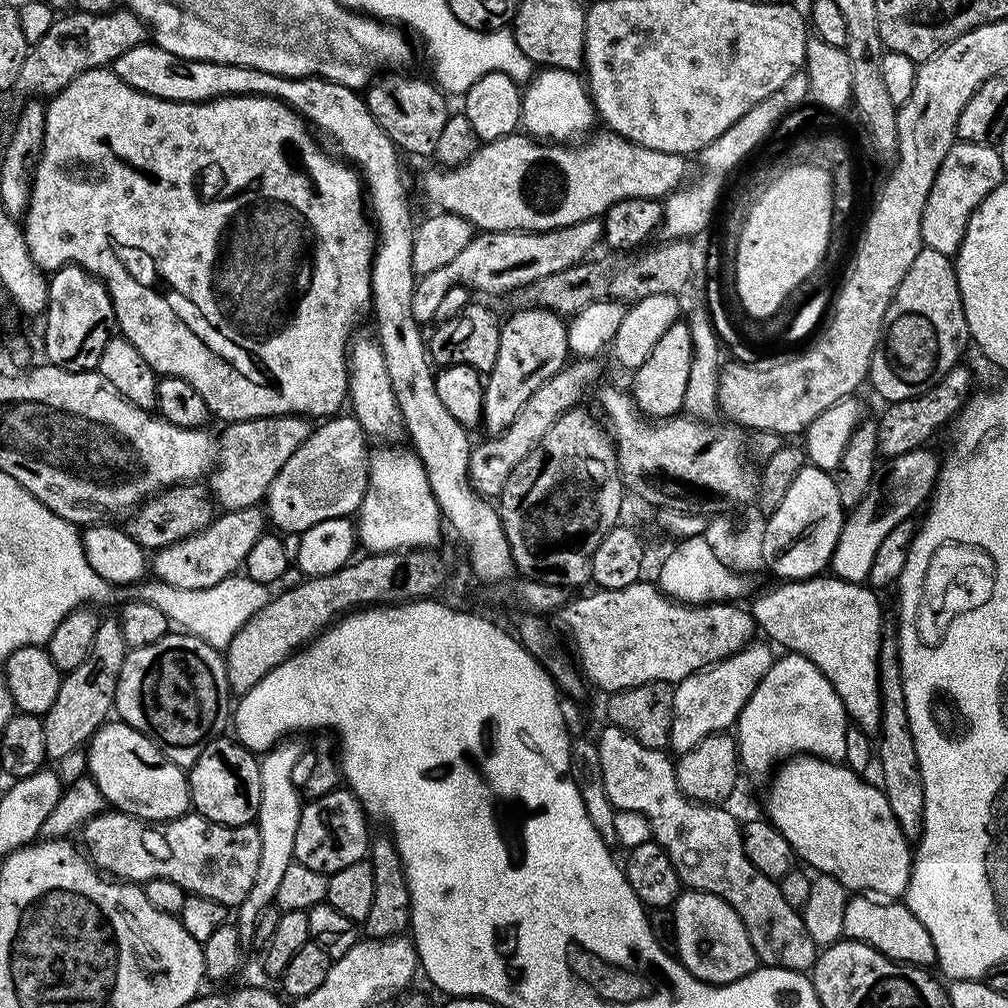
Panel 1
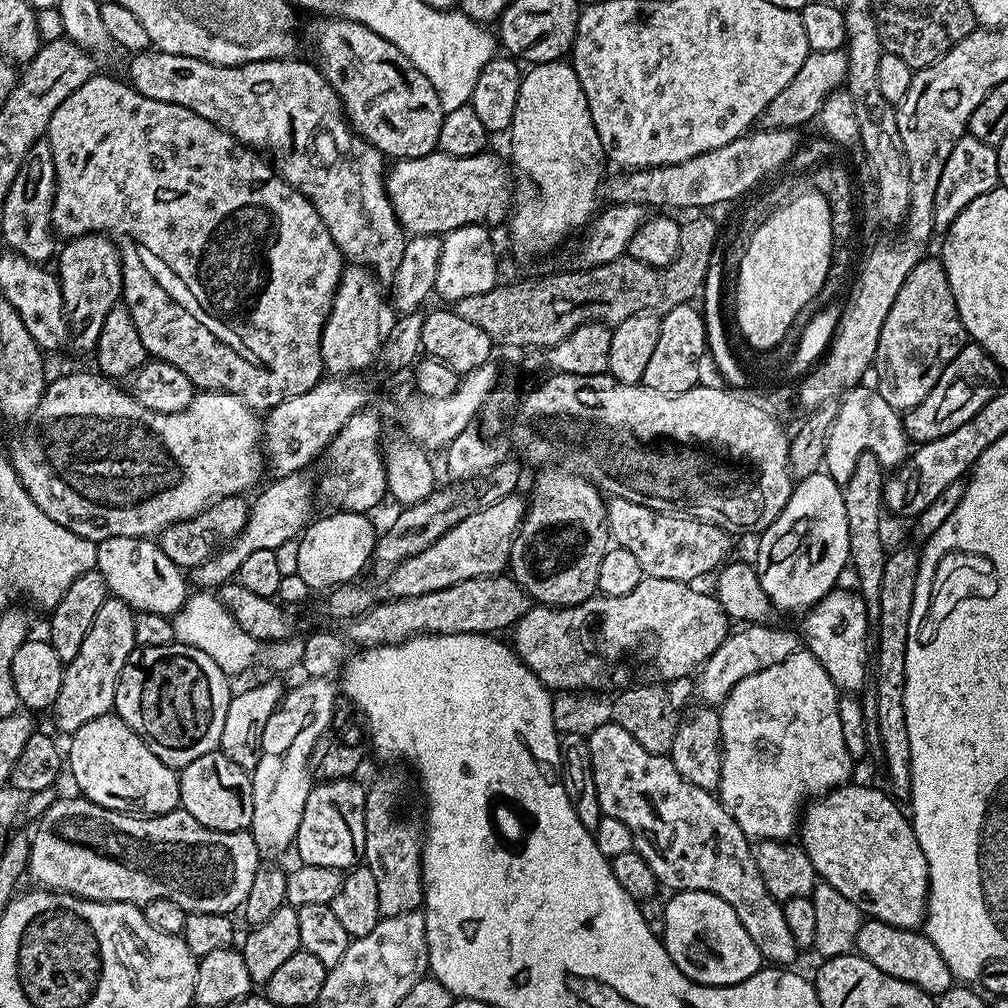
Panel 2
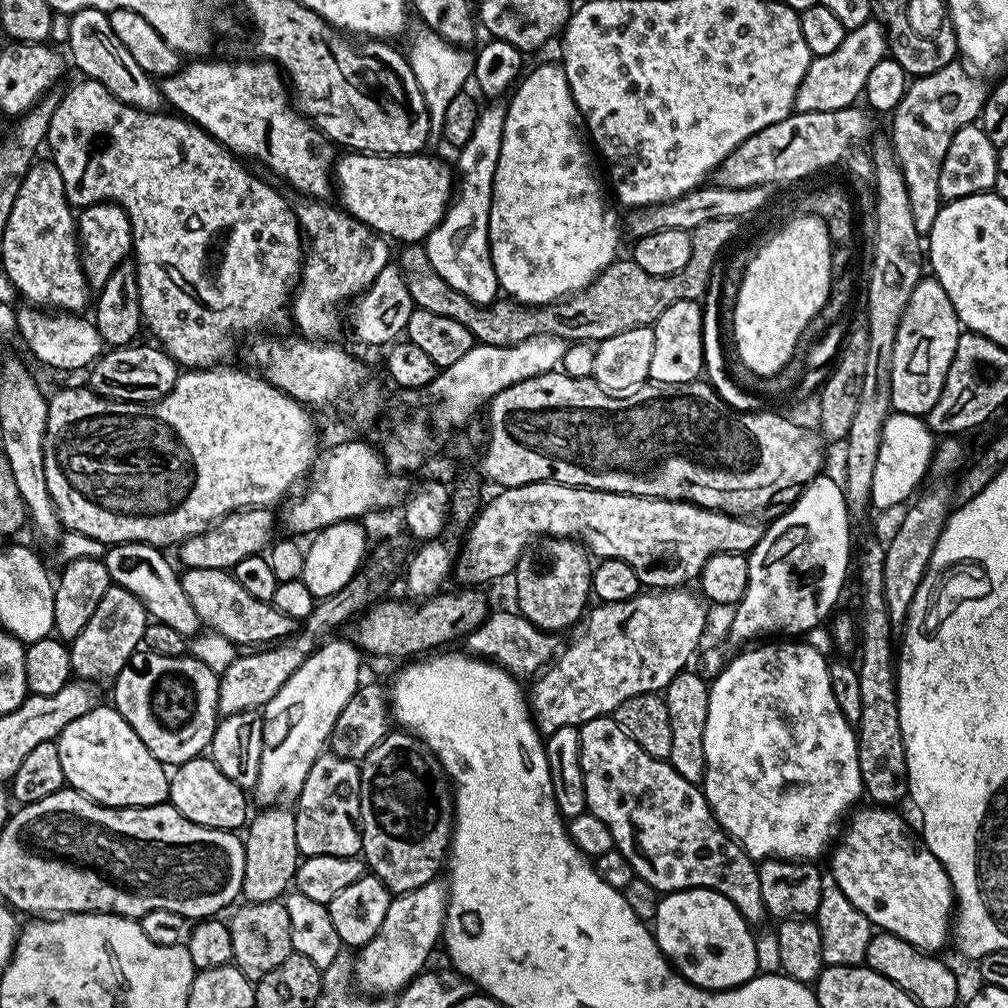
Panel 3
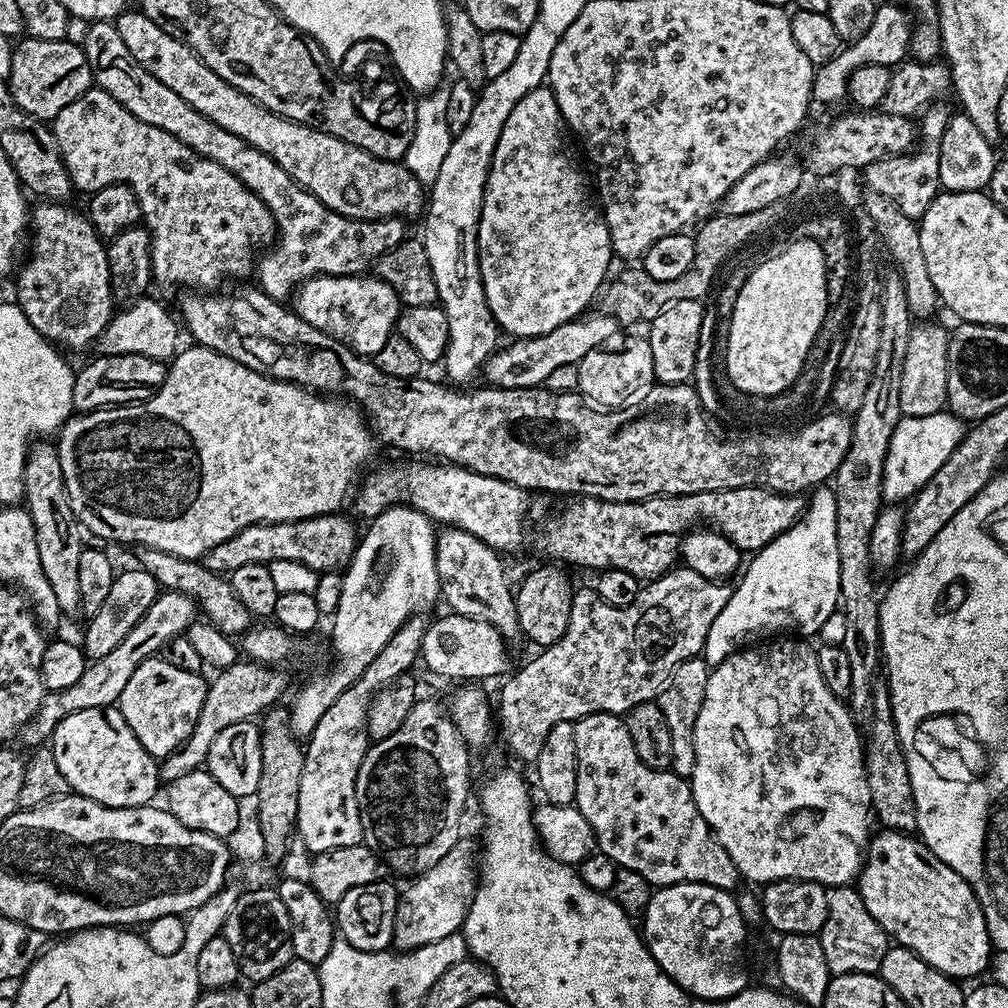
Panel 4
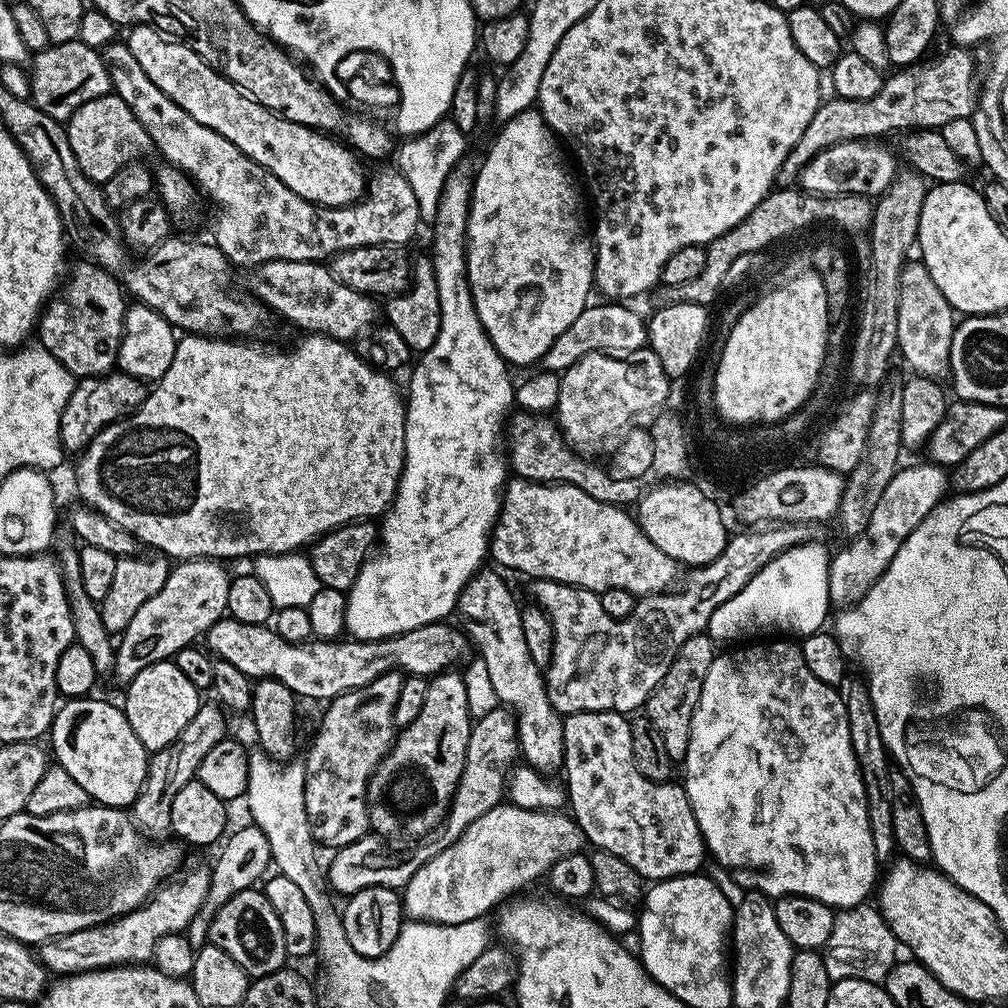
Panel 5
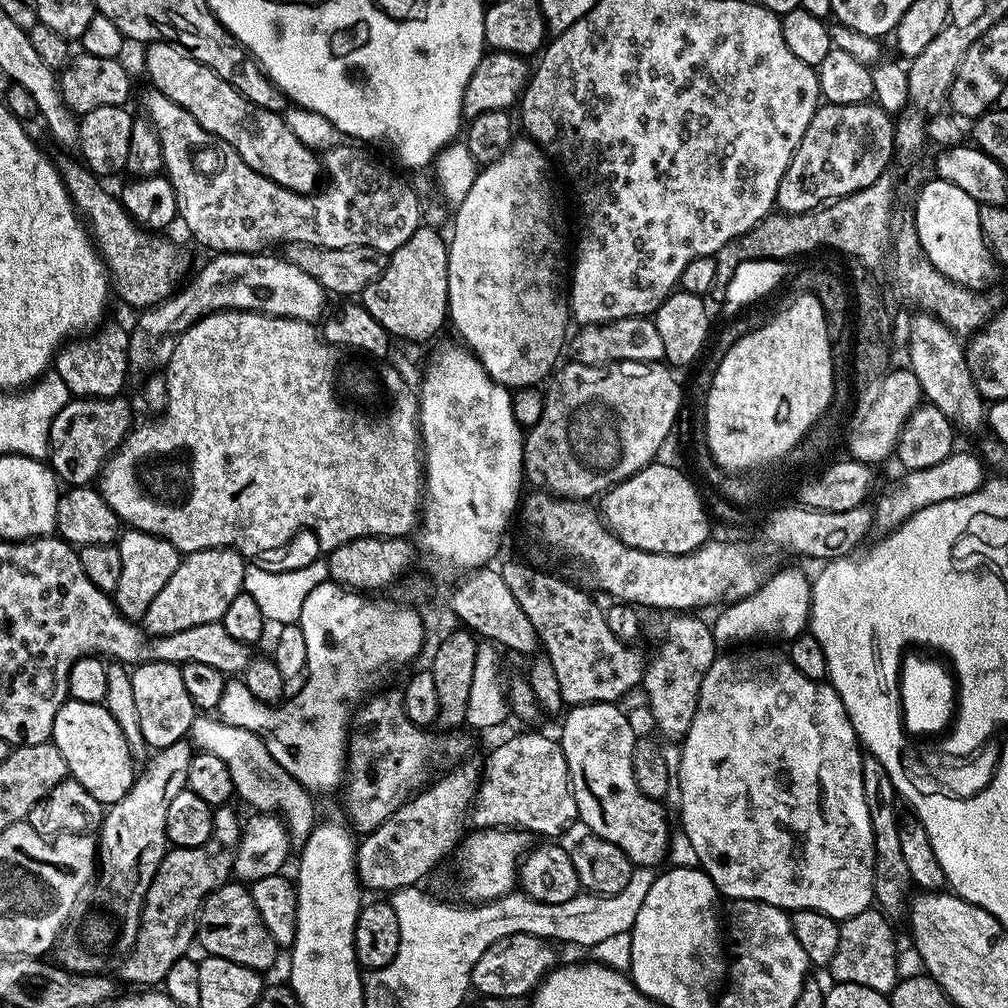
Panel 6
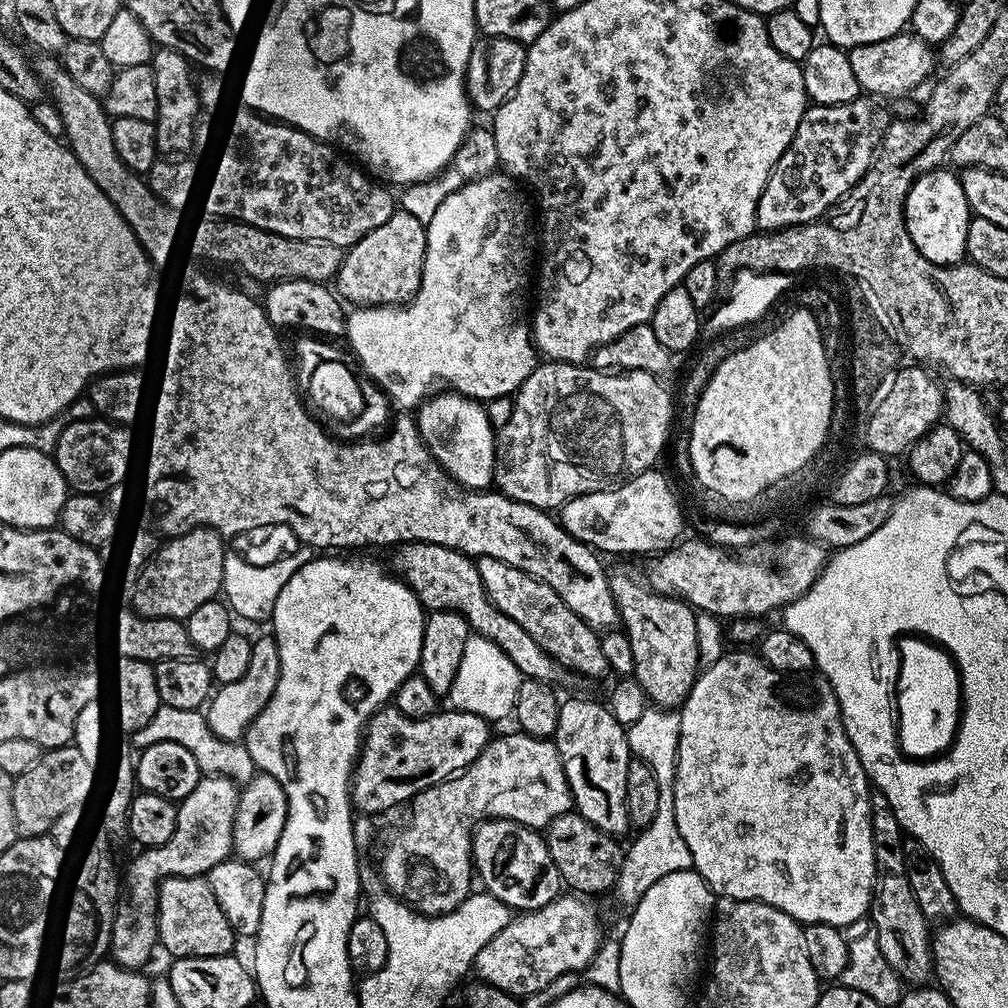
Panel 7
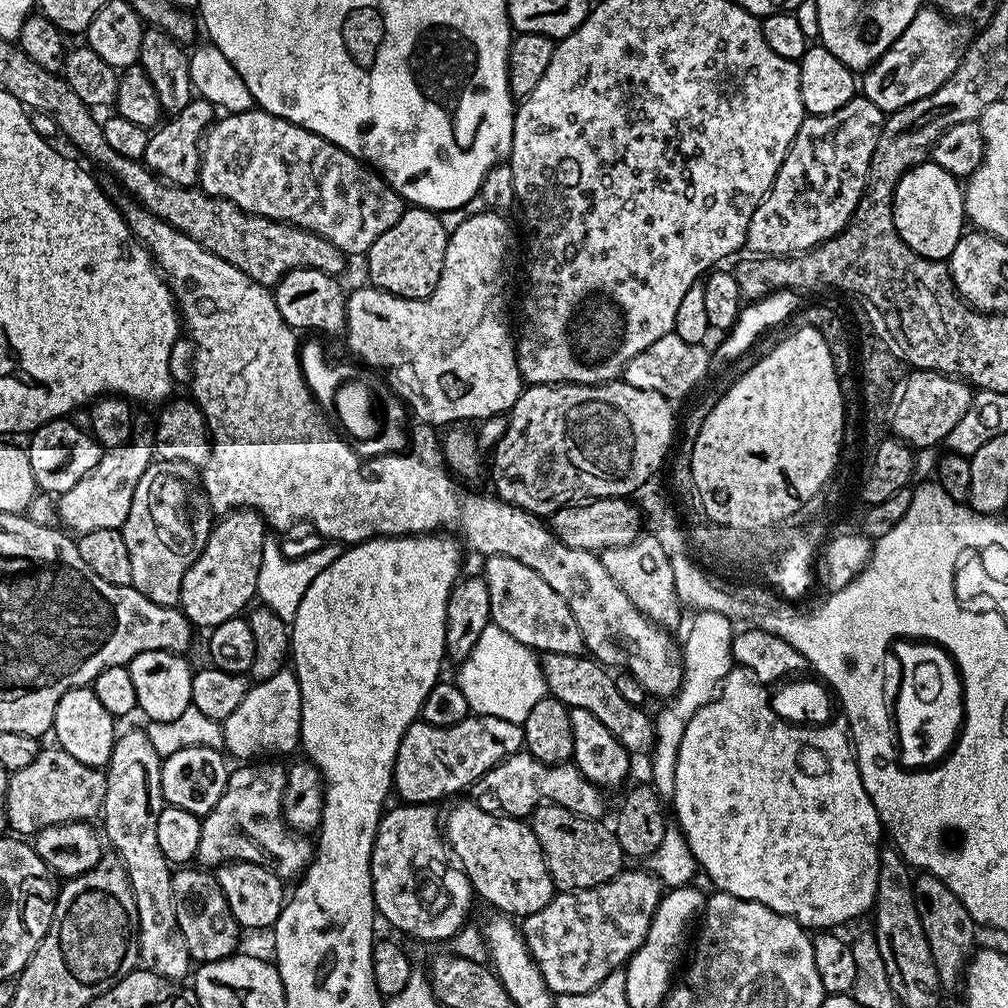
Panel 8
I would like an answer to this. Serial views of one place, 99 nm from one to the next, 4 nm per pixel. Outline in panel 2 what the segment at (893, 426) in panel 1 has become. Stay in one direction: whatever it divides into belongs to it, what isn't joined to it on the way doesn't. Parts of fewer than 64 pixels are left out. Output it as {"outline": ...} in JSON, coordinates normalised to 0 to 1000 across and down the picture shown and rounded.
{"outline":[[[957,340],[956,346],[935,367],[935,375],[927,379],[927,387],[911,399],[911,403],[900,406],[896,410],[898,429],[910,441],[923,438],[927,435],[935,435],[935,431],[942,431],[942,427],[950,427],[954,419],[962,419],[974,403],[982,395],[986,395],[993,384],[994,366],[971,341]]]}

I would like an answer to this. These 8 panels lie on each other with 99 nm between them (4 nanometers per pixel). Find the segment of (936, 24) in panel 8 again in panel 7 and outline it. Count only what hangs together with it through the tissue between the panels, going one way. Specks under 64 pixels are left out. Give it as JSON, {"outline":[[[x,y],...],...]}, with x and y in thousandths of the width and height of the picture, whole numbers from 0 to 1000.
{"outline":[[[908,34],[884,36],[875,42],[851,46],[841,52],[841,57],[843,58],[843,65],[847,65],[847,75],[851,77],[854,88],[858,92],[865,91],[861,93],[869,97],[878,97],[877,95],[885,95],[884,97],[900,96],[902,93],[907,92],[905,90],[924,73],[925,66],[930,66],[931,63],[926,49],[918,40],[914,40]]]}

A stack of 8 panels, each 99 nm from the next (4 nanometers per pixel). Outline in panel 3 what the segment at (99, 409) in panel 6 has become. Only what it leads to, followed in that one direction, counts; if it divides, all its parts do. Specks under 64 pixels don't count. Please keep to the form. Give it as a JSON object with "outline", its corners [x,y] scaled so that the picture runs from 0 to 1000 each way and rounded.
{"outline":[[[132,339],[126,345],[107,345],[86,370],[86,384],[109,397],[127,397],[130,401],[153,401],[170,391],[179,374],[175,357],[154,340]]]}

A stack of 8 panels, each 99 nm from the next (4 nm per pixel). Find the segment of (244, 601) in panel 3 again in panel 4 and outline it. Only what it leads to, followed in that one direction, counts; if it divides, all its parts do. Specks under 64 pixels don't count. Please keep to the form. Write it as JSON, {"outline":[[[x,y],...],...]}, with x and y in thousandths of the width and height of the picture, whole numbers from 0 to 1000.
{"outline":[[[134,541],[131,548],[134,559],[145,565],[159,581],[166,586],[185,588],[194,596],[201,612],[214,623],[229,631],[241,630],[251,620],[252,613],[246,602],[236,593],[229,576],[217,568],[209,567],[199,557],[181,555],[179,552],[165,550],[156,544]]]}

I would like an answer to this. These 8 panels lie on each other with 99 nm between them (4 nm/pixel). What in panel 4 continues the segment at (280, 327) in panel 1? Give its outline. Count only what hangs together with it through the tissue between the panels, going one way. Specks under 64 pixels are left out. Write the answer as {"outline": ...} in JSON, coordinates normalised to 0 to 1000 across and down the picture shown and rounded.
{"outline":[[[94,85],[87,87],[85,93],[73,97],[73,101],[69,101],[69,105],[65,105],[65,109],[59,111],[56,118],[51,120],[50,126],[54,137],[58,141],[58,149],[62,153],[65,169],[71,178],[71,186],[76,191],[83,190],[82,192],[90,192],[110,183],[127,183],[129,188],[133,188],[133,192],[137,196],[142,225],[146,226],[151,237],[151,276],[156,283],[158,281],[184,282],[182,285],[187,288],[217,287],[221,283],[218,282],[221,278],[226,278],[229,274],[242,274],[245,270],[249,271],[252,266],[250,249],[257,242],[262,242],[261,244],[269,243],[275,235],[274,218],[268,212],[268,208],[256,196],[256,192],[248,189],[233,173],[220,165],[216,165],[216,161],[212,161],[203,155],[197,155],[191,147],[185,145],[173,133],[165,133],[165,129],[157,129],[157,125],[149,125],[145,121],[133,117],[133,113],[129,113],[129,109],[125,109],[117,100],[109,97],[109,93],[105,93],[105,89]]]}

